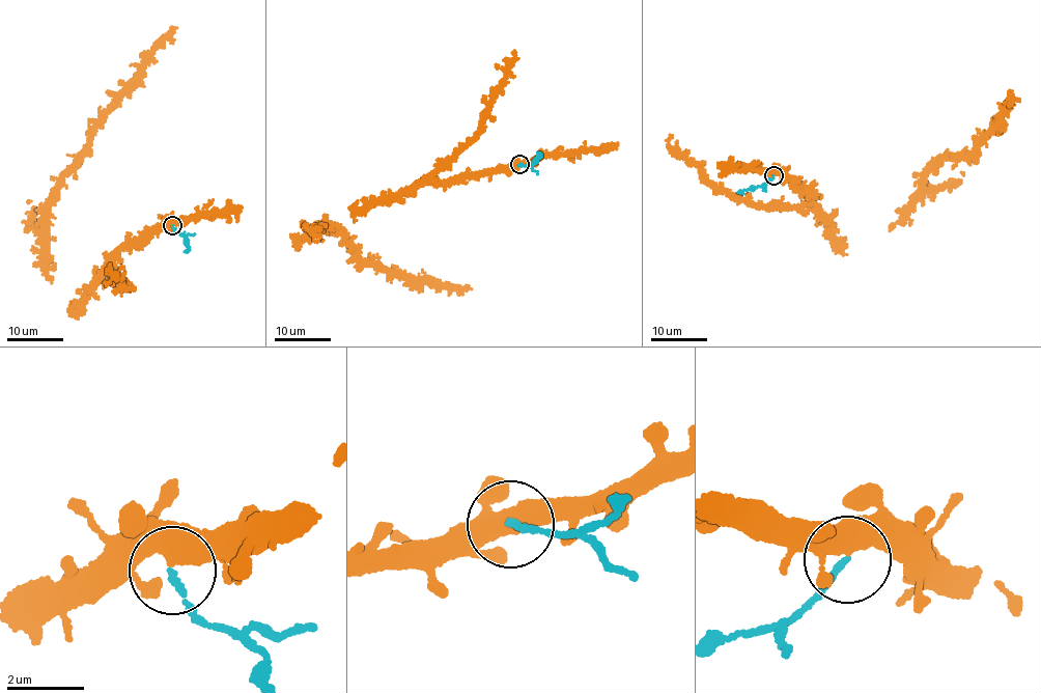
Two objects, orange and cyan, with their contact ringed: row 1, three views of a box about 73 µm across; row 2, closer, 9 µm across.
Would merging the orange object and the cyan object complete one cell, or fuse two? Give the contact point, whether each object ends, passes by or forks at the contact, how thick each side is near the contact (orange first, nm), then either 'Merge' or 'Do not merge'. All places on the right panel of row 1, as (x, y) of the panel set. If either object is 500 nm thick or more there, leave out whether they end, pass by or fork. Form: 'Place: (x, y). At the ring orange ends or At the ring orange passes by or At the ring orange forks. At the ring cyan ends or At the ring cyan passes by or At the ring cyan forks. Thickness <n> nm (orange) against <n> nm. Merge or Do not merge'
Place: (774, 175). At the ring orange passes by. At the ring cyan ends. Thickness 440 nm (orange) against 150 nm. Do not merge

